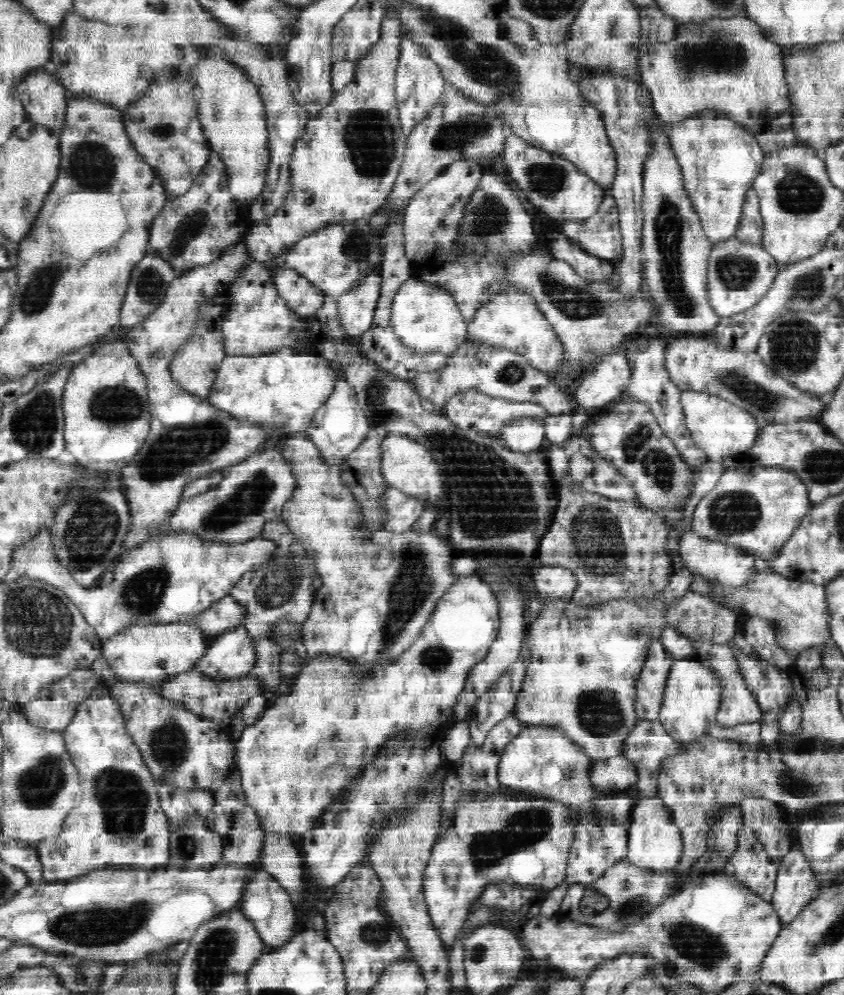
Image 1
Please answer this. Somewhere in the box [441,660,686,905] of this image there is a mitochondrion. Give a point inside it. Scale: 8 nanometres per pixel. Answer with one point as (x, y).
(485, 850)

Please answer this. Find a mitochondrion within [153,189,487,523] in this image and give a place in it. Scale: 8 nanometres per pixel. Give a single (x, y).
(191, 224)

